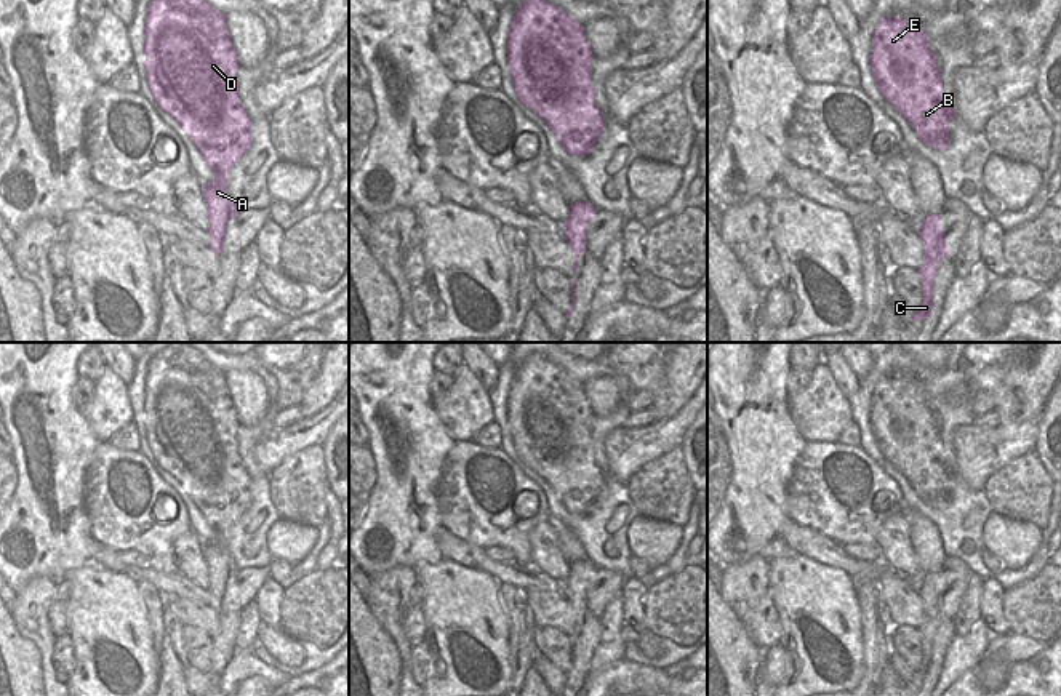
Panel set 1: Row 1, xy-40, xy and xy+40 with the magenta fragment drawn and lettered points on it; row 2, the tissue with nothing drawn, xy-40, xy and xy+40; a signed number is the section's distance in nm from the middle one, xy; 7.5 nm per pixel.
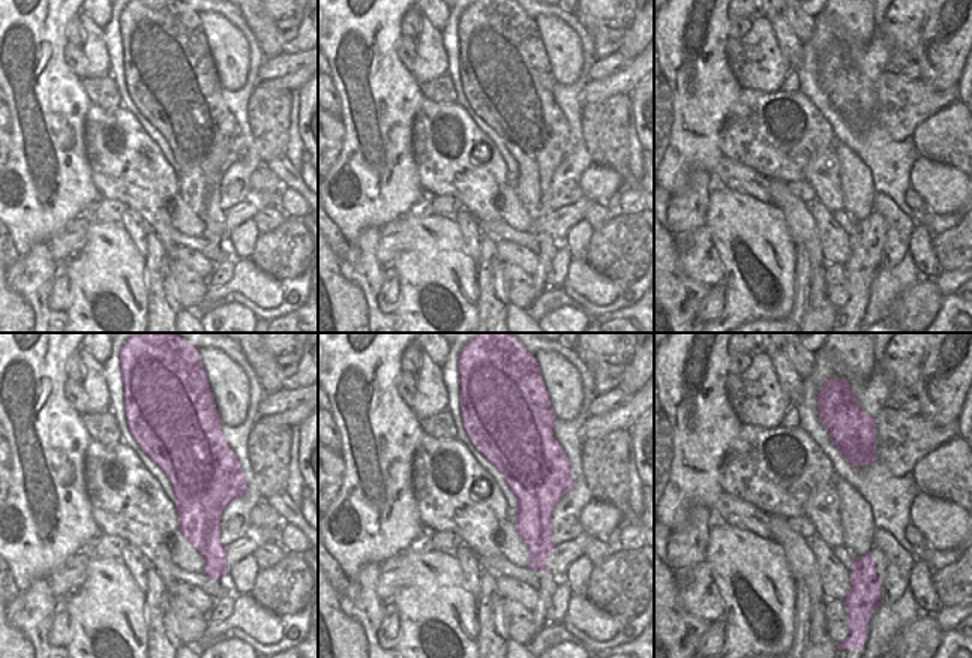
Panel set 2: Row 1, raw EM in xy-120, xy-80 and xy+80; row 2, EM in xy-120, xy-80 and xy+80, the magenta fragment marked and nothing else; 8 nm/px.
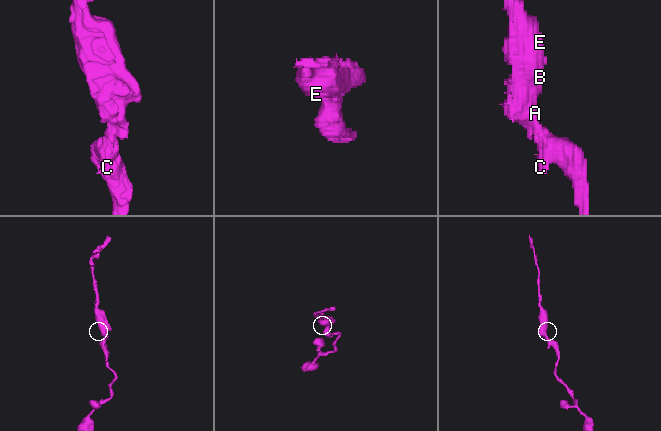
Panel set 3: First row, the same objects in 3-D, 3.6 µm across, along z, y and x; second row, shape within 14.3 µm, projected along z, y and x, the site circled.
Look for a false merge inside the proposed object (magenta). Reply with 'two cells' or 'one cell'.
one cell

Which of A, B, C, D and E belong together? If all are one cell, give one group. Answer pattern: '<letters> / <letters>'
A B C D E

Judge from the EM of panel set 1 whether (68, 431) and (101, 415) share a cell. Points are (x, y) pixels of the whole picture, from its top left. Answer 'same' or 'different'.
different

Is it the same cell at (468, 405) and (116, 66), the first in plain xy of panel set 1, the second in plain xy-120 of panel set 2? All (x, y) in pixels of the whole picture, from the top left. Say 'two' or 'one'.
two

